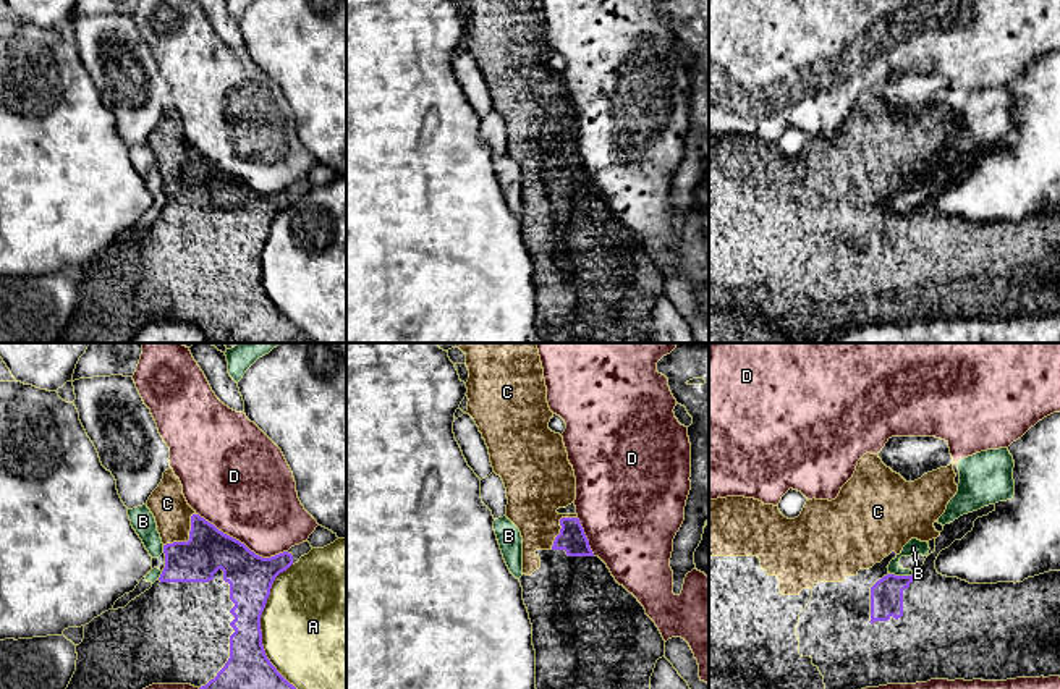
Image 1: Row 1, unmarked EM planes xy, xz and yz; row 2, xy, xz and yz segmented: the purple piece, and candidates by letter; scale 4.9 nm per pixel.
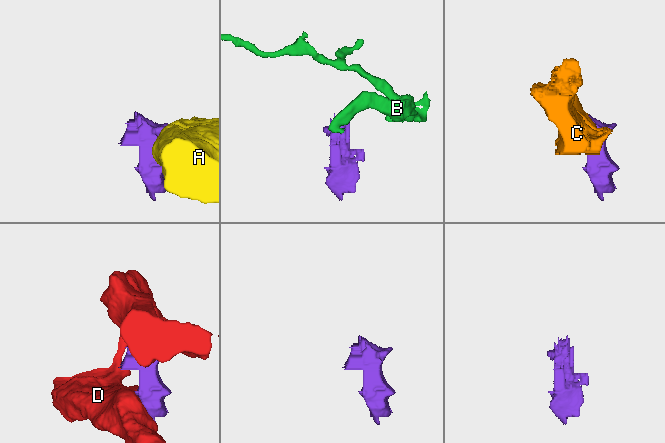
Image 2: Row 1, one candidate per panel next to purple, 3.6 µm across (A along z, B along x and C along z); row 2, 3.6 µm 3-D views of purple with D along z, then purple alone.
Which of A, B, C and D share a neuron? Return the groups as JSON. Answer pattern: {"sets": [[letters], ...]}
{"sets": [["A"], ["B"], ["C"], ["D"]]}

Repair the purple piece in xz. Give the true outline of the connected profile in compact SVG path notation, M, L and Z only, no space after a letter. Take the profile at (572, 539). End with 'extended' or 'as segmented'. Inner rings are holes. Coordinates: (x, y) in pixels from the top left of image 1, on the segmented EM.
M456 343L456 348L466 354L464 364L469 370L469 378L466 382L466 396L469 399L466 414L474 419L482 438L485 440L494 472L502 477L507 488L507 518L519 529L523 537L523 576L519 577L519 582L523 587L523 600L532 624L532 645L536 650L536 689L651 689L651 676L655 663L659 658L665 657L665 640L655 623L646 615L646 610L638 598L615 581L607 564L596 556L589 547L589 540L576 514L576 477L573 466L568 461L563 437L549 429L553 412L547 403L547 387L537 344Z; extended

